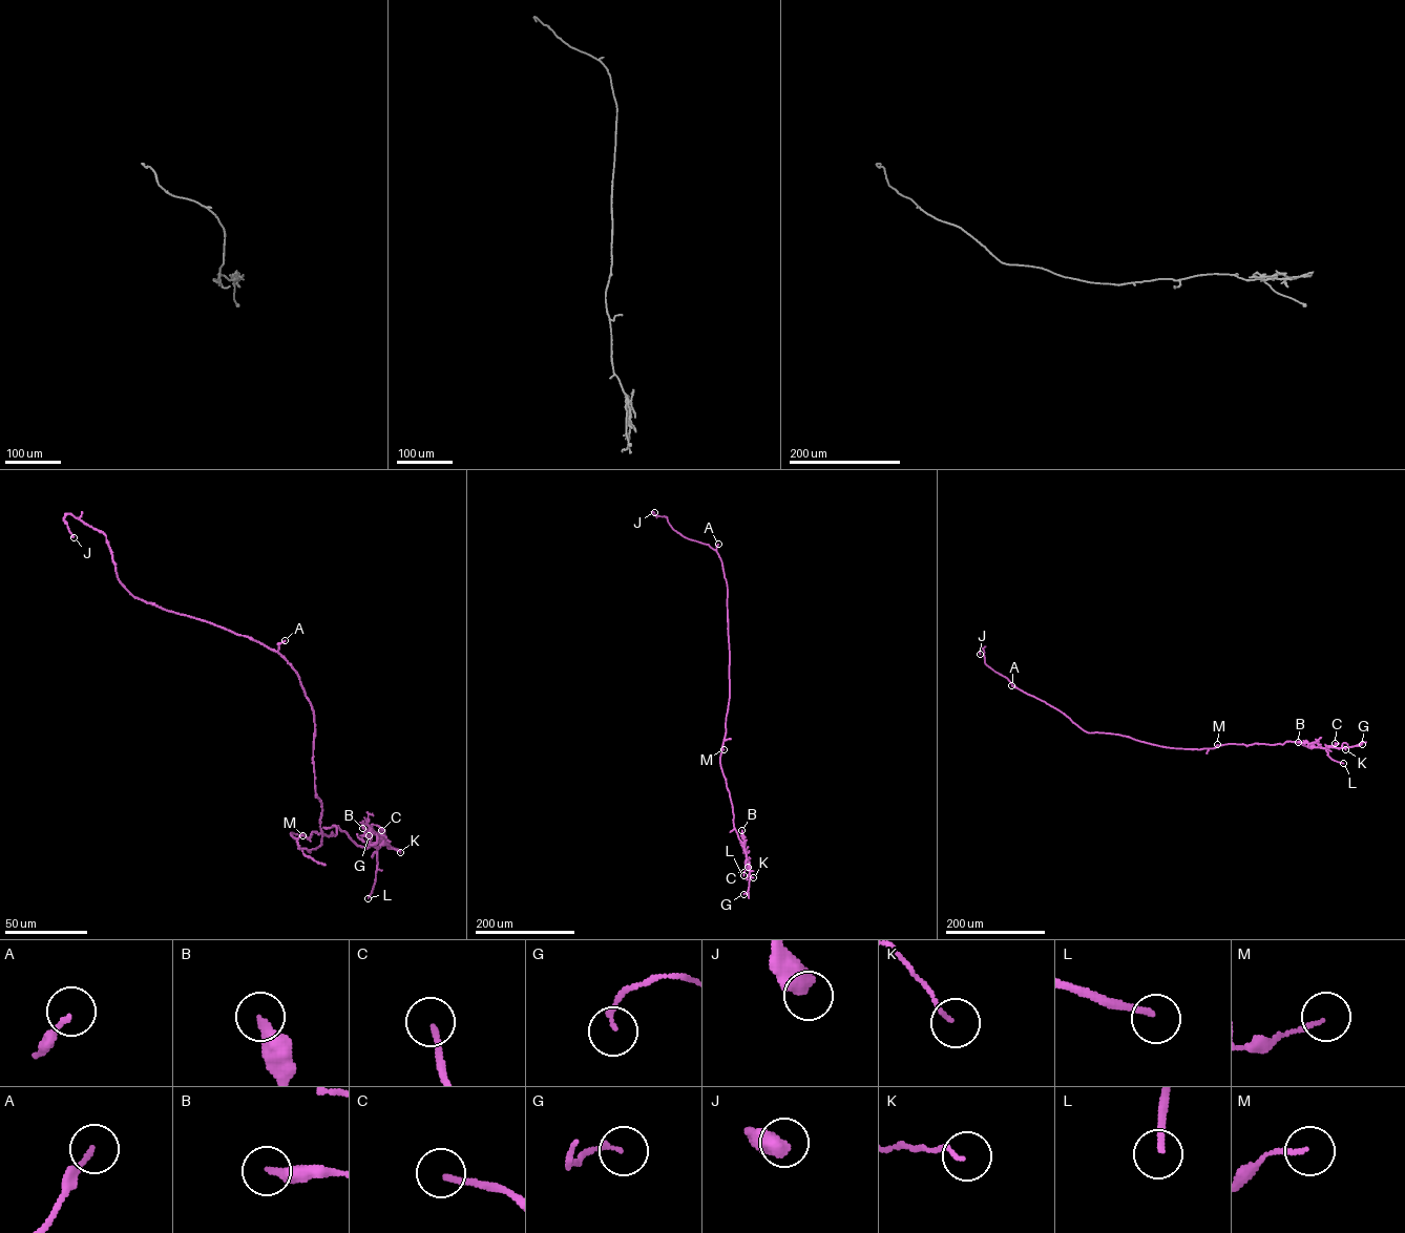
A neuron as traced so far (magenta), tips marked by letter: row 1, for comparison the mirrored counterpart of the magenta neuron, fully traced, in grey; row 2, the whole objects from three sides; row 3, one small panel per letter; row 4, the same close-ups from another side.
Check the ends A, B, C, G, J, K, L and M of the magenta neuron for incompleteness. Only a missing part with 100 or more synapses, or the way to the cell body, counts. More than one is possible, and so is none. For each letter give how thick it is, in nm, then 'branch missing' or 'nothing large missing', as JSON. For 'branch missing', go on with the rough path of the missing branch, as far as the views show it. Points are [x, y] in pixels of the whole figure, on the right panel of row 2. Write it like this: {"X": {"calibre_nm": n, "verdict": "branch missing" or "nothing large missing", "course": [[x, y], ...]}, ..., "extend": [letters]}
{"A": {"calibre_nm": 150, "verdict": "nothing large missing"}, "B": {"calibre_nm": 280, "verdict": "nothing large missing"}, "C": {"calibre_nm": 170, "verdict": "nothing large missing"}, "G": {"calibre_nm": 140, "verdict": "nothing large missing"}, "J": {"calibre_nm": 550, "verdict": "nothing large missing"}, "K": {"calibre_nm": 90, "verdict": "nothing large missing"}, "L": {"calibre_nm": 190, "verdict": "branch missing", "course": [[1343, 763], [1358, 768]]}, "M": {"calibre_nm": 100, "verdict": "nothing large missing"}, "extend": ["L"]}

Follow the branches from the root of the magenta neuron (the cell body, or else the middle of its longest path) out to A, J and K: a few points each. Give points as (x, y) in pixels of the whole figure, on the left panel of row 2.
A: (320, 824), (321, 803), (316, 798), (313, 760), (313, 711), (297, 675), (276, 651), (285, 640)
J: (320, 824), (313, 711), (287, 660), (248, 637), (135, 598), (118, 579), (106, 535), (67, 513), (74, 537)
K: (320, 824), (321, 844), (299, 848), (291, 832), (336, 835), (333, 825), (358, 846), (400, 852)

